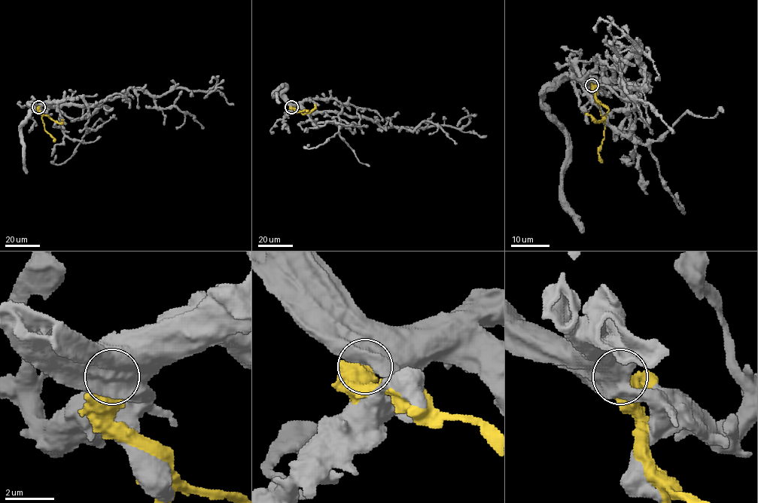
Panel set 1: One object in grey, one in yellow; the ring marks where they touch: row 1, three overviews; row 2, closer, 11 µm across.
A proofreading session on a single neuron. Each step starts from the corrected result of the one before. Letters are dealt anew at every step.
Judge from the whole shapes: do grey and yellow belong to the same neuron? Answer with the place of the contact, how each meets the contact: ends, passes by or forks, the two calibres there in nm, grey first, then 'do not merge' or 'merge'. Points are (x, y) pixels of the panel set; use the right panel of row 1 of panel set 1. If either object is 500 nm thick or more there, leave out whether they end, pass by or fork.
at (592, 85); 850 nm thick on the grey side, 950 nm on the other; do not merge

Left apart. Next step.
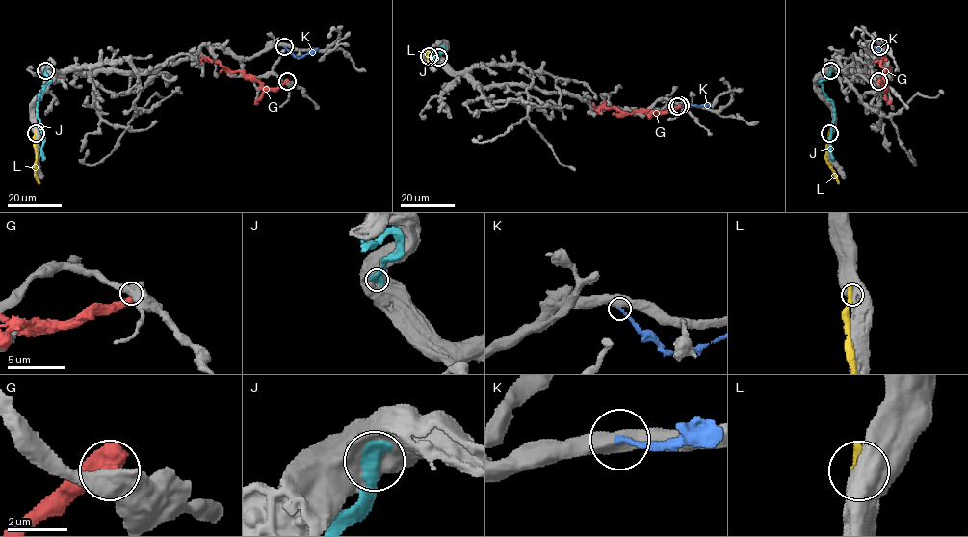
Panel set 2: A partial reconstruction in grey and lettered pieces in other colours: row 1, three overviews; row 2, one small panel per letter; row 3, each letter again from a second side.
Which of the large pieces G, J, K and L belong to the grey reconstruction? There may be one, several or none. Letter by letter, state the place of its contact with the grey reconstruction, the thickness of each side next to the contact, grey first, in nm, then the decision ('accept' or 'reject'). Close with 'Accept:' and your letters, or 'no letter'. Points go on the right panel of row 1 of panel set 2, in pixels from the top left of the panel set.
G: contact (878, 81); calibres 600 and 700 nm; reject
J: contact (830, 70); calibres 1050 and 500 nm; reject
K: contact (879, 46); calibres 500 and 180 nm; reject
L: contact (829, 133); calibres 950 and 460 nm; reject
Accept: no letter

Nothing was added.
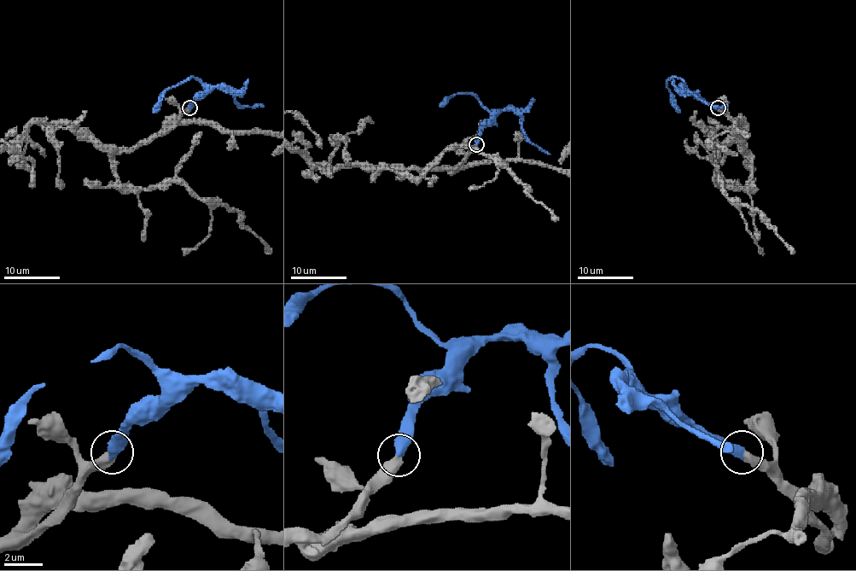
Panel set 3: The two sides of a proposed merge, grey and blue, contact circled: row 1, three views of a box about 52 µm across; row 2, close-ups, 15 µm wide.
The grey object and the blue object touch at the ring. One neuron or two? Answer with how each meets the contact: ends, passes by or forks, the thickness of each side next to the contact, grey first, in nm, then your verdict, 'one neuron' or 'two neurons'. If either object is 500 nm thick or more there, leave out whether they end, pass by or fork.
calibres 480 and 500 nm; one neuron

